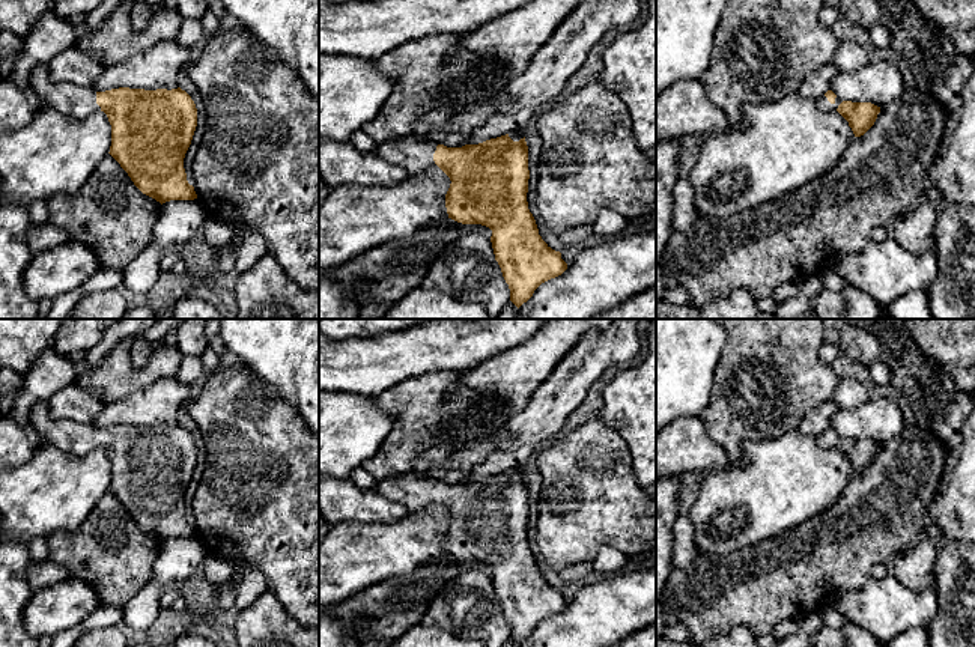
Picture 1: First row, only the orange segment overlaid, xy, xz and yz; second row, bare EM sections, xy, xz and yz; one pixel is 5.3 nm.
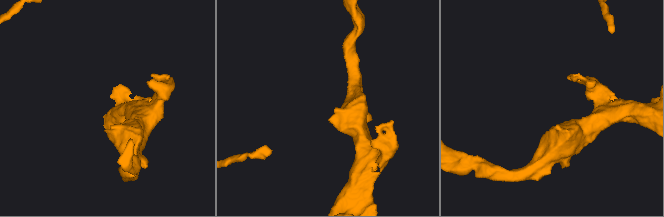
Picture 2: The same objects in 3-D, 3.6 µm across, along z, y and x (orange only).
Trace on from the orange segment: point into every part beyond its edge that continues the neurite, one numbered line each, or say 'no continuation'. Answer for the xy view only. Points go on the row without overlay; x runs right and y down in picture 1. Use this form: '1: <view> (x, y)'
1: xy (71, 437)

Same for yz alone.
1: yz (822, 440)

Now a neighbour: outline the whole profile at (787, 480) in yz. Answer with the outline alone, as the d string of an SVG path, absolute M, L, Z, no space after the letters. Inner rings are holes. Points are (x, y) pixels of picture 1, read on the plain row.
M797 429L779 438L746 442L742 453L748 459L746 465L734 466L727 462L721 469L704 474L700 492L689 509L694 539L704 554L740 551L825 513L855 477L849 459L838 448L823 448L817 444L816 436Z

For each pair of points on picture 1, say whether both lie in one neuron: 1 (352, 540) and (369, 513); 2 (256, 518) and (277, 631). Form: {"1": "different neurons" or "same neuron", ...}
{"1": "different neurons", "2": "different neurons"}

